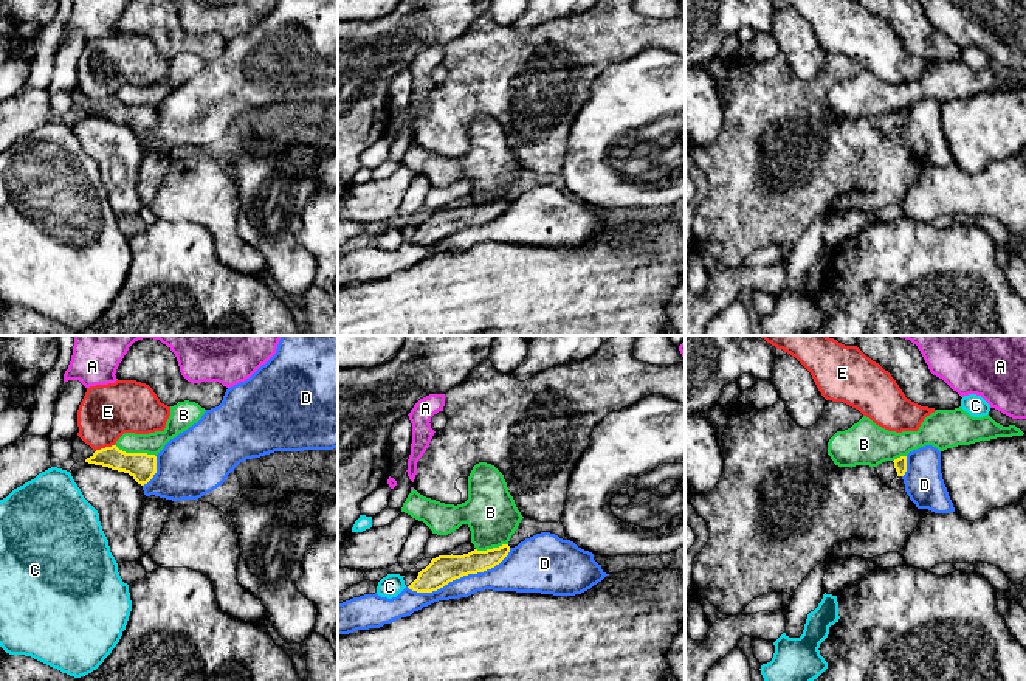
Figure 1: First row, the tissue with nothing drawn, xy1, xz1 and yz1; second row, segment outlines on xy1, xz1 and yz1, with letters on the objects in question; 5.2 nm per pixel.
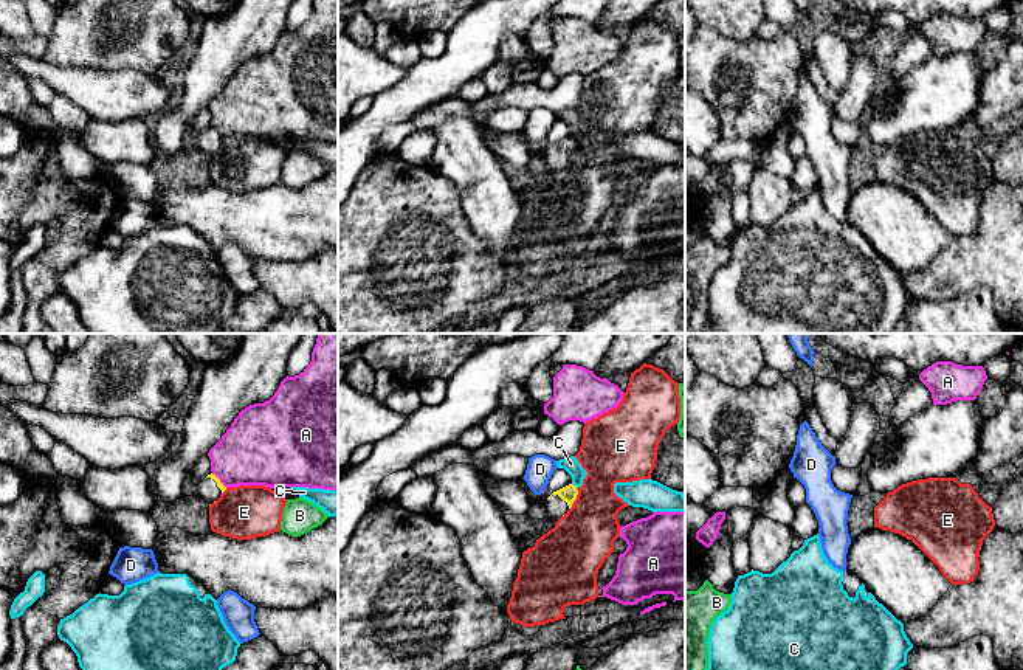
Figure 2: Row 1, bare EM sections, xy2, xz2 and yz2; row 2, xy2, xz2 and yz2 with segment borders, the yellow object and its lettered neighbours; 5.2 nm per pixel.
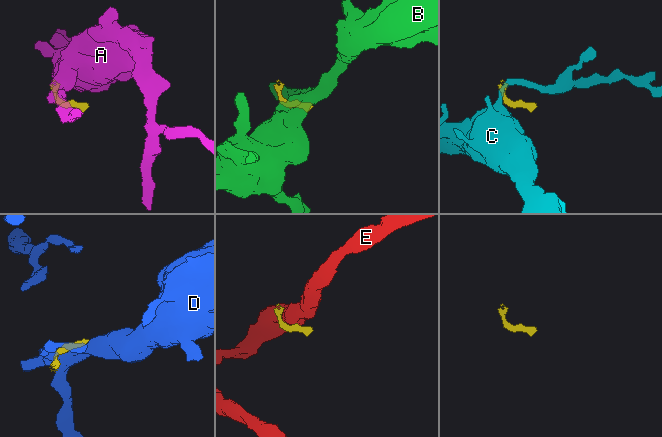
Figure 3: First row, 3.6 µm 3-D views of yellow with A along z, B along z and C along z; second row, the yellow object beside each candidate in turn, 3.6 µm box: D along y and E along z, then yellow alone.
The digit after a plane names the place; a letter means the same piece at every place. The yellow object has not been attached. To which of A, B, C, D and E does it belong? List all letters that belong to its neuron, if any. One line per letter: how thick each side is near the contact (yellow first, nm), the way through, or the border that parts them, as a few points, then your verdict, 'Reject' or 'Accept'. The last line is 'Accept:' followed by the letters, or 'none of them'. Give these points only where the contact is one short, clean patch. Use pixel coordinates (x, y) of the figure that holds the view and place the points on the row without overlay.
A: Thickness 40 nm (yellow) against 360 nm. Boundary: xy2 (211, 126), (227, 140). Reject
B: Thickness 140 nm (yellow) against 110 nm. Boundary: xy1 (115, 96), (126, 104), (146, 104), (155, 109). Reject
C: Thickness 90 nm (yellow) against 80 nm. Boundary: xz2 (572, 135), (577, 140). Reject
D: Thickness 150 nm (yellow) against 160 nm. Reject
E: Thickness 90 nm (yellow) against 320 nm. Reject
Accept: none of them

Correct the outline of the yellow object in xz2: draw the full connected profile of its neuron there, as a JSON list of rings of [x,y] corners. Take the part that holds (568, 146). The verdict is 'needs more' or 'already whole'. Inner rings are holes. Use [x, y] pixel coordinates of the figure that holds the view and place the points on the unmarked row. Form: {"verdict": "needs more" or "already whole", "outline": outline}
{"verdict": "needs more", "outline": [[[569,136],[556,144],[553,144],[547,154],[546,161],[549,166],[549,172],[546,174],[541,189],[547,186],[550,181],[555,180],[556,174],[567,166],[572,160],[574,154],[577,152],[578,143],[574,136]]]}

